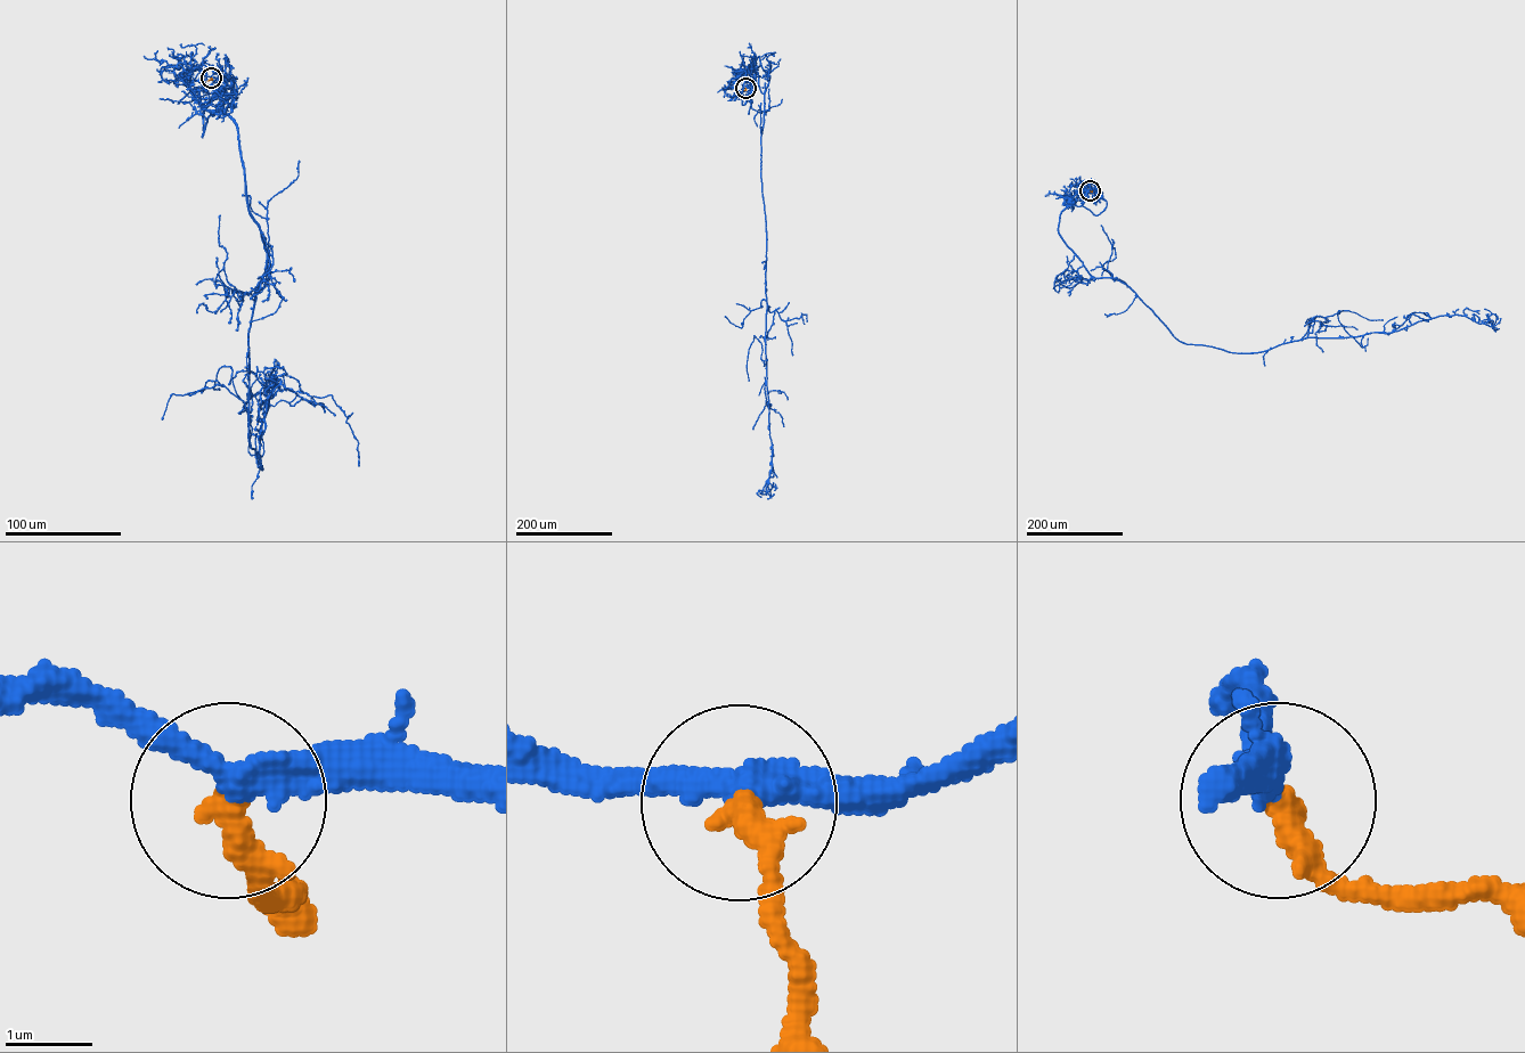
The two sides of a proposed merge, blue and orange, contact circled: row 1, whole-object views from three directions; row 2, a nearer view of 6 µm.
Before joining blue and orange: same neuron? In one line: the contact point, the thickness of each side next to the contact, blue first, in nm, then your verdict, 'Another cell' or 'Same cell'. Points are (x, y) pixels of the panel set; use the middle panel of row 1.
Place: (745, 88). Thickness 320 nm (blue) against 360 nm. Same cell

